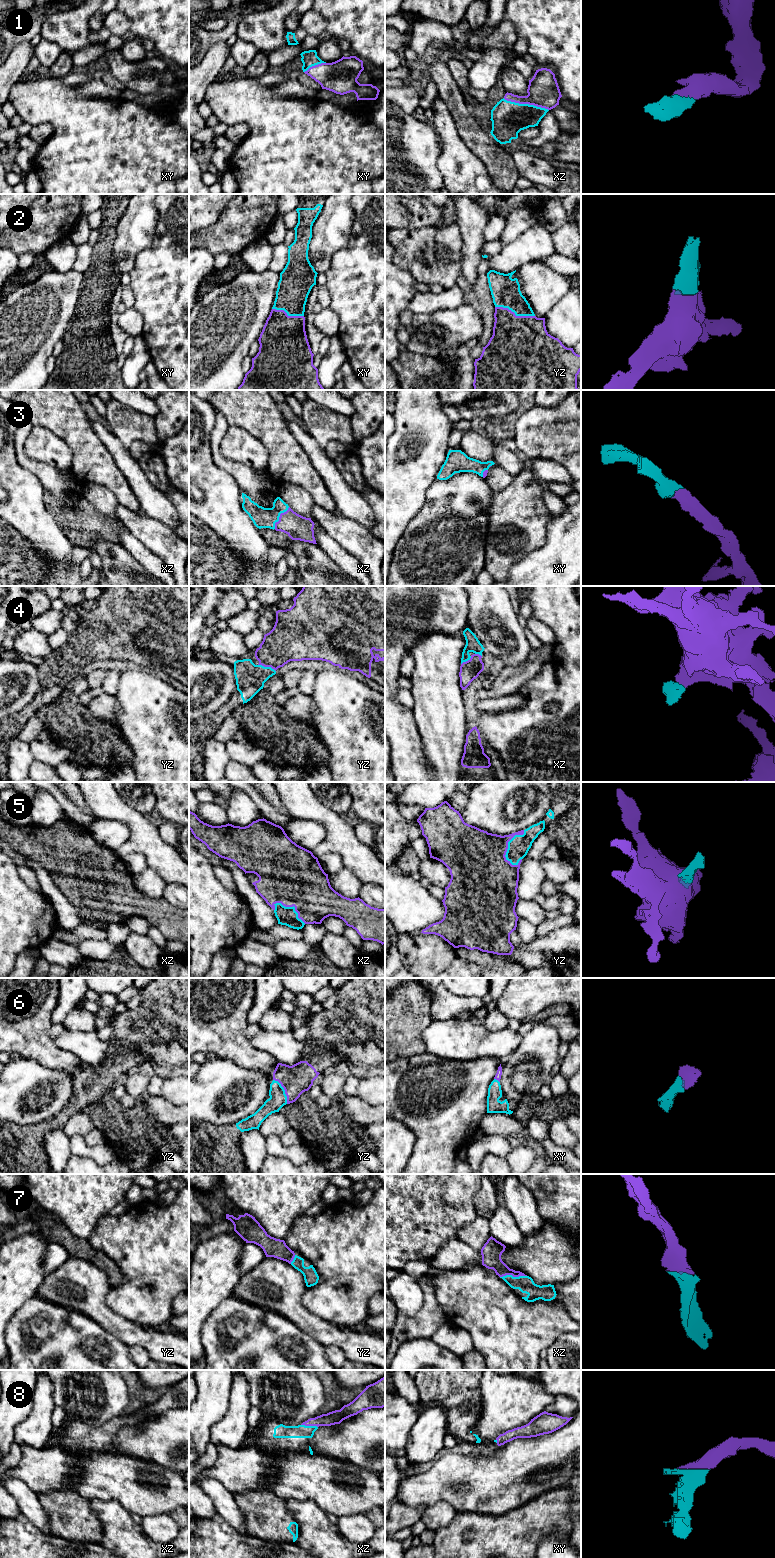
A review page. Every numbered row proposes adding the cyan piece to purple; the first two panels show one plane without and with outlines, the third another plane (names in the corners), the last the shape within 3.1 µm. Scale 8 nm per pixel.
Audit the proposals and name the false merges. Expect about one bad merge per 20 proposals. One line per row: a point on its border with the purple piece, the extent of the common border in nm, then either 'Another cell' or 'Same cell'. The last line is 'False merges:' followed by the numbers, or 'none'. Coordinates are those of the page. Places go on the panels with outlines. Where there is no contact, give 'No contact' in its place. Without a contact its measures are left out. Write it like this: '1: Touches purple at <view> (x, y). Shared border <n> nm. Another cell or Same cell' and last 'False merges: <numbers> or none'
1: Touches purple at xz (526, 103). Shared border 380 nm. Same cell
2: Touches purple at yz (514, 314). Shared border 340 nm. Same cell
3: Touches purple at xz (279, 517). Shared border 220 nm. Same cell
4: Touches purple at yz (267, 666). Shared border 160 nm. Same cell
5: Touches purple at yz (507, 845). Shared border 300 nm. Same cell
6: Touches purple at yz (284, 1089). Shared border 240 nm. Same cell
7: Touches purple at xz (513, 1276). Shared border 220 nm. Same cell
8: Touches purple at xz (309, 1425). Shared border 140 nm. Same cell
False merges: none

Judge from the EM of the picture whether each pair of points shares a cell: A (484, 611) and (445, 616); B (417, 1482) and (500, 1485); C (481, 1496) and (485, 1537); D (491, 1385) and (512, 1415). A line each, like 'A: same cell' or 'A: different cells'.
A: different cells
B: same cell
C: different cells
D: same cell

